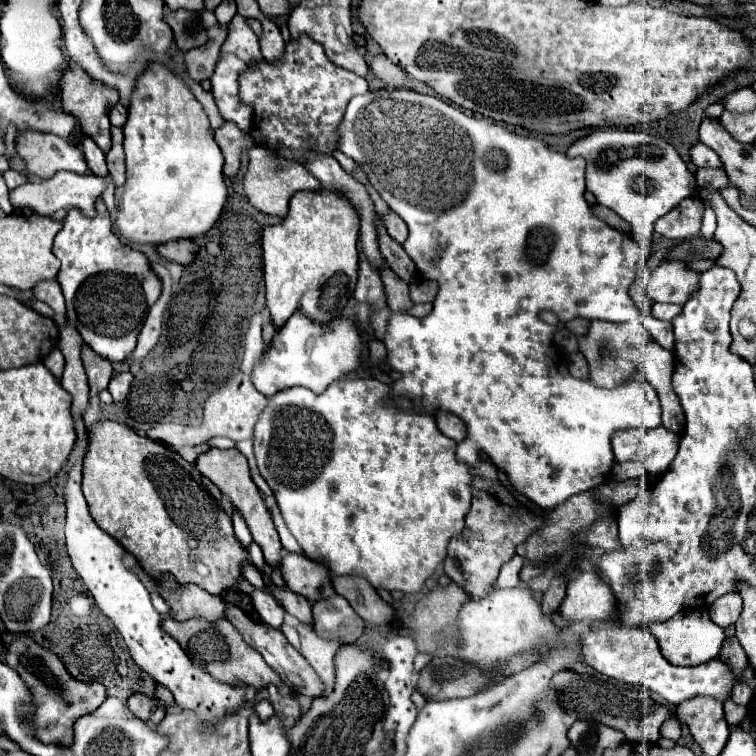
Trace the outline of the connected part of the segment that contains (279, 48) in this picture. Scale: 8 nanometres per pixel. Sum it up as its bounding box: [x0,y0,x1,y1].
[259,18,285,62]

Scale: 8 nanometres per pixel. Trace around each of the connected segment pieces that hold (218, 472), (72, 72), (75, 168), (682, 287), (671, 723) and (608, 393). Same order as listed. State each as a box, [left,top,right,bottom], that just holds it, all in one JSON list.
[[195,448,281,566],[61,68,119,152],[17,132,89,178],[647,262,699,304],[661,718,681,742],[337,90,661,508]]

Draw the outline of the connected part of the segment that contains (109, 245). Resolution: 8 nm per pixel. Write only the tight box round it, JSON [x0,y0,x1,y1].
[53,202,161,362]

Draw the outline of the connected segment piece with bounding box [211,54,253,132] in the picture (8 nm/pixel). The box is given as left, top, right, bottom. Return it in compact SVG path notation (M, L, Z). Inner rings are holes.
M223 54L215 64L211 86L219 114L225 120L233 120L241 130L249 132L253 124L253 112L251 106L243 104L239 98L239 74L245 68L249 66L235 54Z

